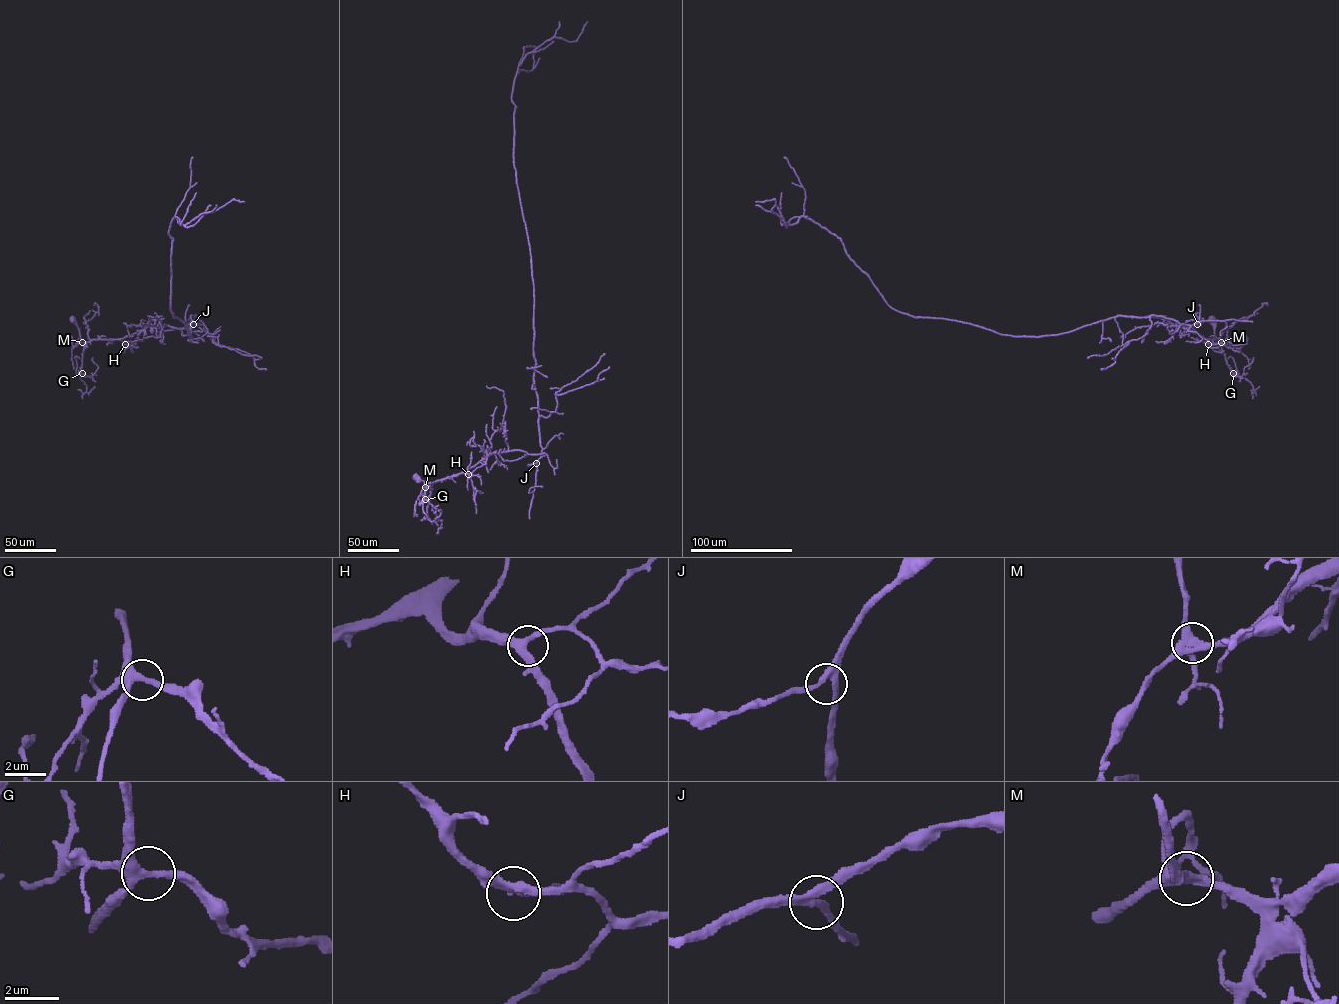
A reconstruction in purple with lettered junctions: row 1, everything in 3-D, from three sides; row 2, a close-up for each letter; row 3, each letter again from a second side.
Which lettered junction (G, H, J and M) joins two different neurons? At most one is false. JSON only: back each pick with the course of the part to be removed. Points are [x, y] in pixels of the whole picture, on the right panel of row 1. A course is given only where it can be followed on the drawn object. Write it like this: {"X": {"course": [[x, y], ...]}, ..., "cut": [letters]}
{"cut": []}

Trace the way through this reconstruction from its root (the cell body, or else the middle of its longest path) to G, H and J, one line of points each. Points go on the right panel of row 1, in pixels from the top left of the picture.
G: (1211, 319), (1215, 338), (1221, 342), (1226, 363), (1233, 373)
H: (1211, 319), (1215, 338), (1221, 342), (1207, 339), (1208, 344)
J: (1211, 319), (1215, 338), (1220, 343), (1184, 328), (1187, 331), (1197, 324)

